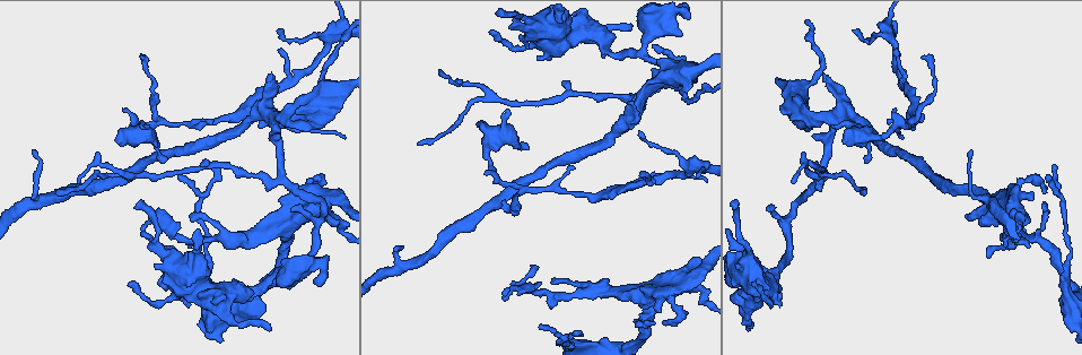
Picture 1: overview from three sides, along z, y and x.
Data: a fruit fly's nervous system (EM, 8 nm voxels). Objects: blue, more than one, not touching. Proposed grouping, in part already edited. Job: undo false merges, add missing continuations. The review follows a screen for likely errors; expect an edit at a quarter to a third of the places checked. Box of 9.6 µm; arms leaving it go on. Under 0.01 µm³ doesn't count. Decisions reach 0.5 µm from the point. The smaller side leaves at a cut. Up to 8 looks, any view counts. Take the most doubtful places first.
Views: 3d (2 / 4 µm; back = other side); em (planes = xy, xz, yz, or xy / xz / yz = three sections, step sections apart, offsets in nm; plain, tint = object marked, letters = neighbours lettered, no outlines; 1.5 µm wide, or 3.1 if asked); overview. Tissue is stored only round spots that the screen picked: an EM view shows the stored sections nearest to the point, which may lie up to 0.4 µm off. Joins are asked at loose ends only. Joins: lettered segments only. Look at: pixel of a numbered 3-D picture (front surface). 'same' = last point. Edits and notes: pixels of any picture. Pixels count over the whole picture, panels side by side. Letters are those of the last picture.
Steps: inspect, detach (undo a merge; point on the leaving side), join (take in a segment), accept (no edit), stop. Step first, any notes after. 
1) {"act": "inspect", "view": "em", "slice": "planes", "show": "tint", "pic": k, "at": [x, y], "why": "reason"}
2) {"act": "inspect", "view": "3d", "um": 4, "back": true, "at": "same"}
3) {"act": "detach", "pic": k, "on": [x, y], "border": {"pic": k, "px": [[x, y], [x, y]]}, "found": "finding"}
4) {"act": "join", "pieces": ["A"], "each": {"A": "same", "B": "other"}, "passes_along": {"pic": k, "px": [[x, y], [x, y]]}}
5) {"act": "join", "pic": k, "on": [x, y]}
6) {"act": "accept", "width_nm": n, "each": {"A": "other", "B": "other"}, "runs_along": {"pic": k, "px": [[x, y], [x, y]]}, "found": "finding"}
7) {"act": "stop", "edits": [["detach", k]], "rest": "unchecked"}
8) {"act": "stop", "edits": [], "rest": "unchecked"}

{"act": "inspect", "view": "em", "slice": "yz", "step": 4, "show": "letters", "pic": 1, "at": [682, 35], "why": "branch stops here"}

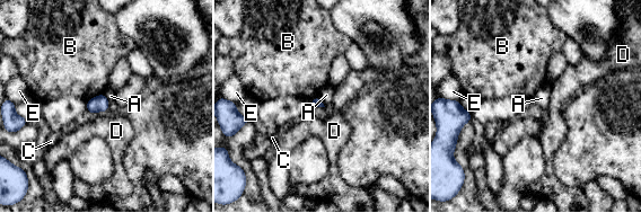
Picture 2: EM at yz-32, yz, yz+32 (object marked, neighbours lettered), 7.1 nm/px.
{"act": "inspect", "view": "em", "slice": "planes", "show": "letters", "at": "same"}

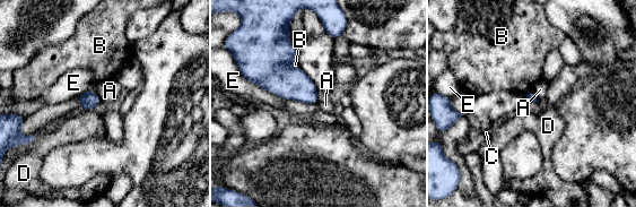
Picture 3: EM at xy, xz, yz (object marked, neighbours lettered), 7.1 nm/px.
{"act": "accept", "each": {"A": "other", "B": "other", "C": "other", "D": "other", "E": "other"}, "found": "none of them fits"}

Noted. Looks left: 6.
{"act": "inspect", "view": "em", "slice": "xz", "step": 4, "show": "letters", "pic": 1, "at": [161, 120], "why": "three-way junction"}

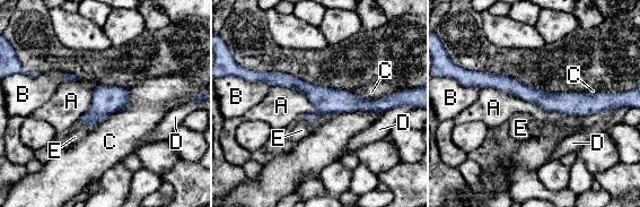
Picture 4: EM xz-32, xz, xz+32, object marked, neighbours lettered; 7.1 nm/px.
{"act": "accept", "each": {"A": "other", "B": "other", "C": "other", "D": "other", "E": "other"}, "runs_along": {"pic": 4, "px": [[257, 77], [386, 106]]}, "found": "continuous, no second cell"}

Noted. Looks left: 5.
{"act": "inspect", "view": "3d", "um": 4, "pic": 1, "at": [633, 101], "why": "an open end"}

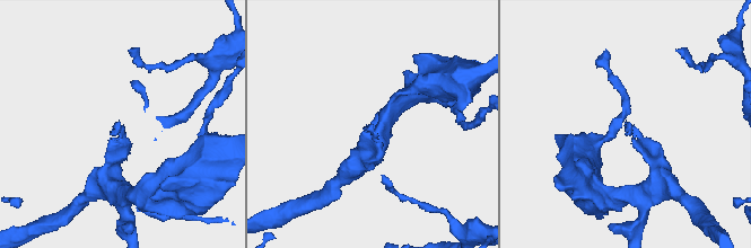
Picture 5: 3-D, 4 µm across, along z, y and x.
{"act": "inspect", "view": "em", "slice": "planes", "show": "plain", "pic": 5, "at": [115, 126]}

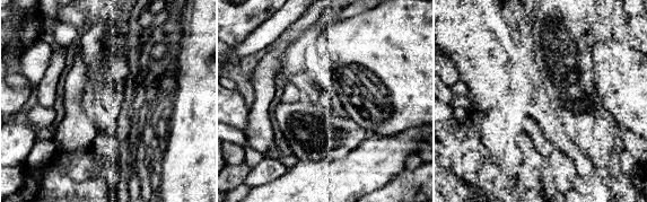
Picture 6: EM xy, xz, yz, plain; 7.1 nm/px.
{"act": "inspect", "view": "em", "slice": "planes", "show": "letters", "at": "same", "why": "what lies round it"}

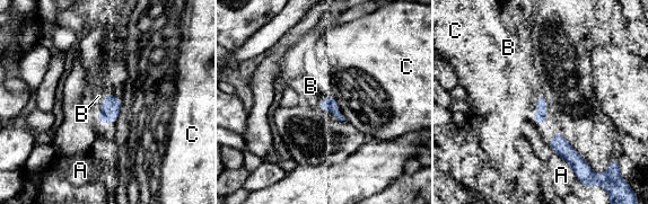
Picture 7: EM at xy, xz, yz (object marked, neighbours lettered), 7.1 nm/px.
{"act": "join", "pieces": ["B"], "longest_contact_nm": ["A", 220], "each": {"A": "other", "B": "same", "C": "other"}, "found": "it goes on there"}

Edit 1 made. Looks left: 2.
{"act": "stop", "edits": [["join", 7]], "rest": "unchecked"}

